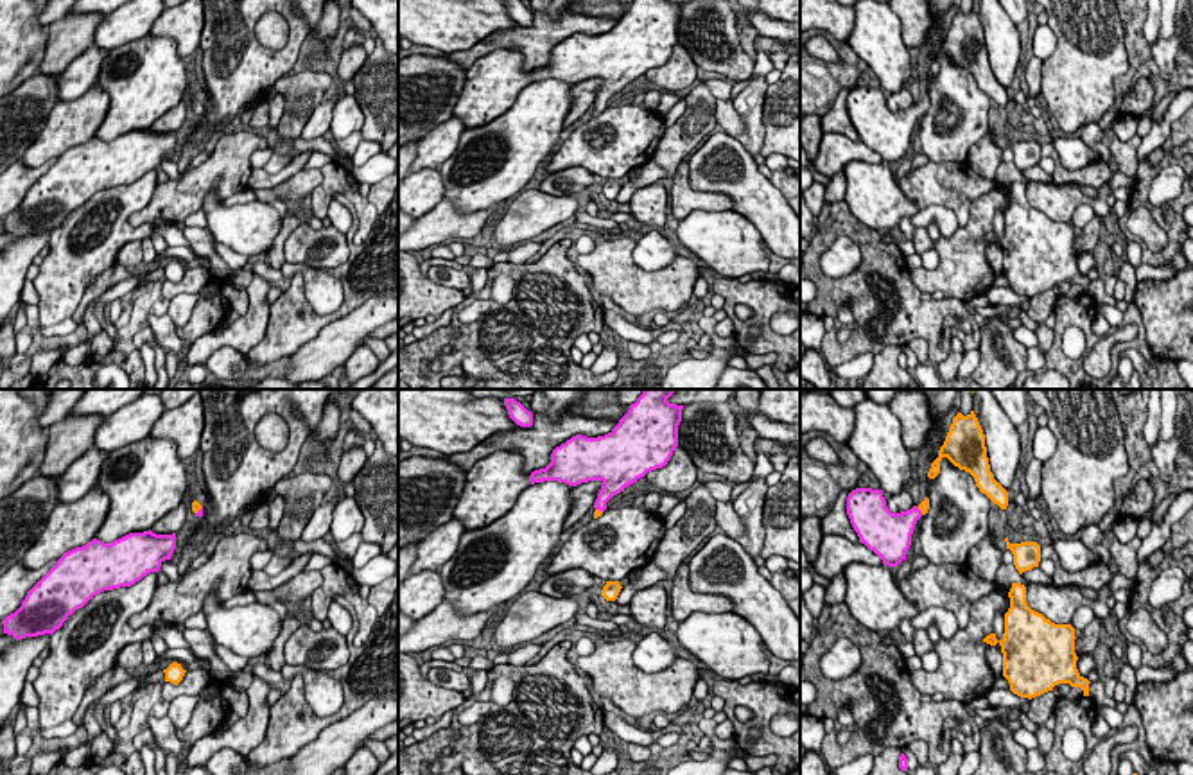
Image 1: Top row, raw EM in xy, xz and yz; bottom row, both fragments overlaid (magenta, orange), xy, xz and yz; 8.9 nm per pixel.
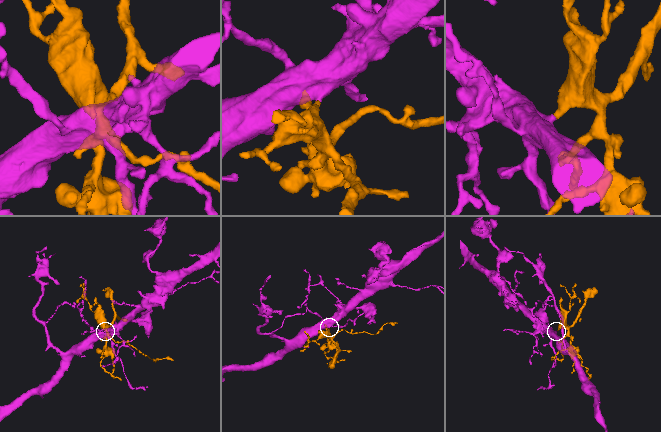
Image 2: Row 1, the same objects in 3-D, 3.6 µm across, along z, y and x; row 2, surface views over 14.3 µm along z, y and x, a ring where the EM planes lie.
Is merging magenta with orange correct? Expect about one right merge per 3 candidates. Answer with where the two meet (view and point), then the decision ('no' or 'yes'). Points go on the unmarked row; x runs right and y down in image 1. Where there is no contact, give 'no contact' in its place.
contact yz (919, 108); yes

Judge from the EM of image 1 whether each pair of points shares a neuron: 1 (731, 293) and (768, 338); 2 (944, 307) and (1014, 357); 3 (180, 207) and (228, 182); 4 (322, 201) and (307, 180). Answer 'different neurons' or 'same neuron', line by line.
1: same neuron
2: different neurons
3: same neuron
4: different neurons

